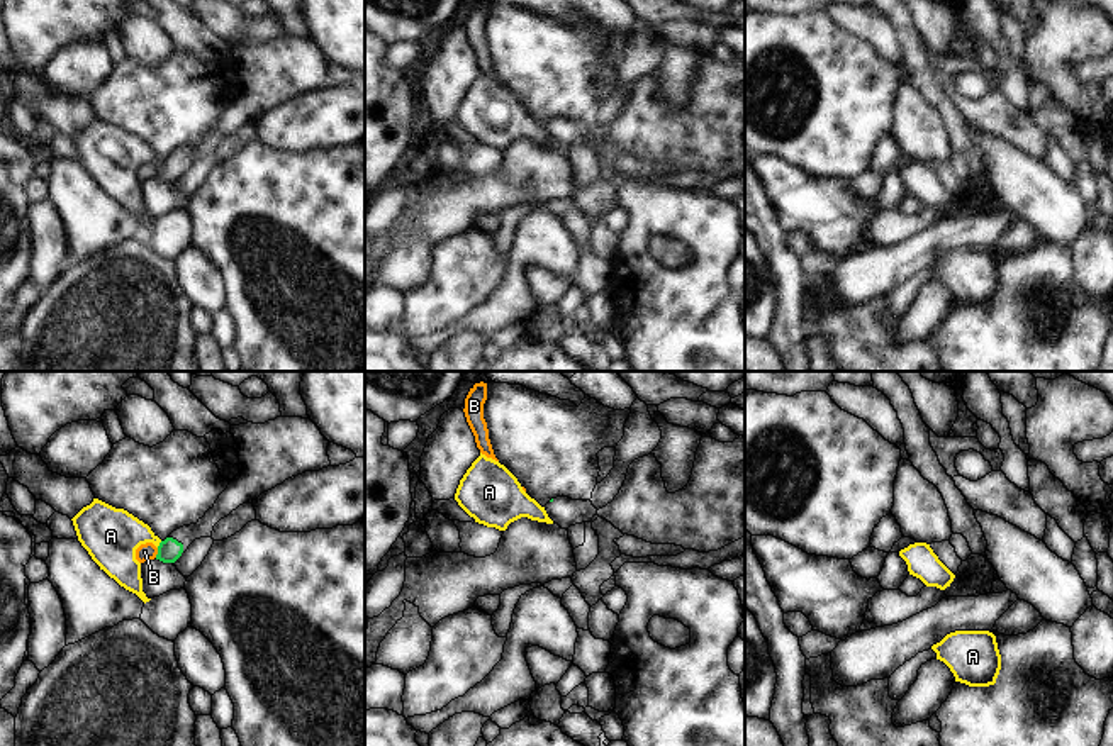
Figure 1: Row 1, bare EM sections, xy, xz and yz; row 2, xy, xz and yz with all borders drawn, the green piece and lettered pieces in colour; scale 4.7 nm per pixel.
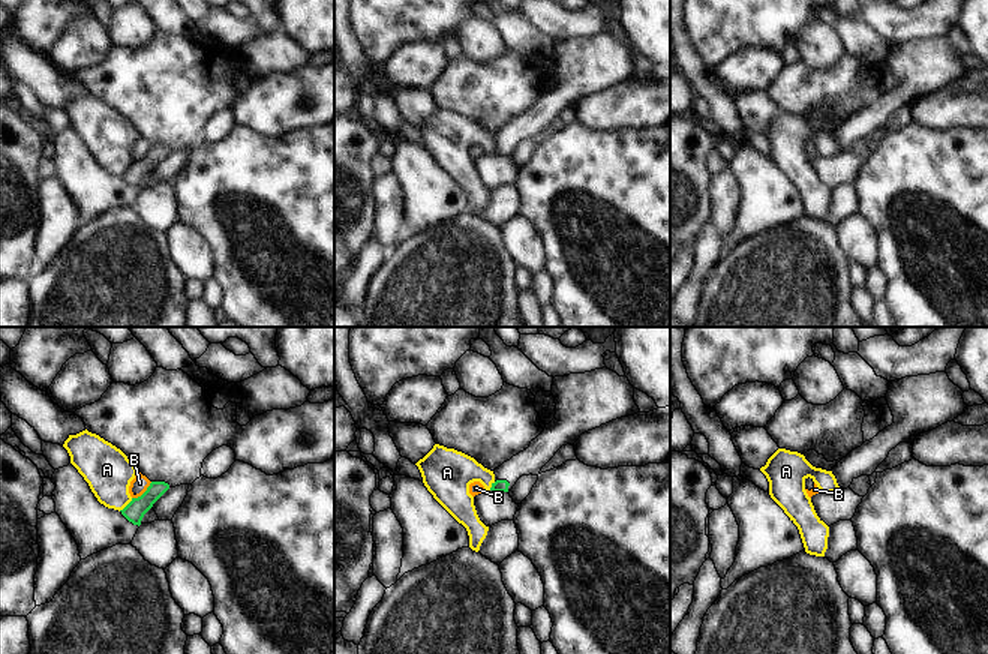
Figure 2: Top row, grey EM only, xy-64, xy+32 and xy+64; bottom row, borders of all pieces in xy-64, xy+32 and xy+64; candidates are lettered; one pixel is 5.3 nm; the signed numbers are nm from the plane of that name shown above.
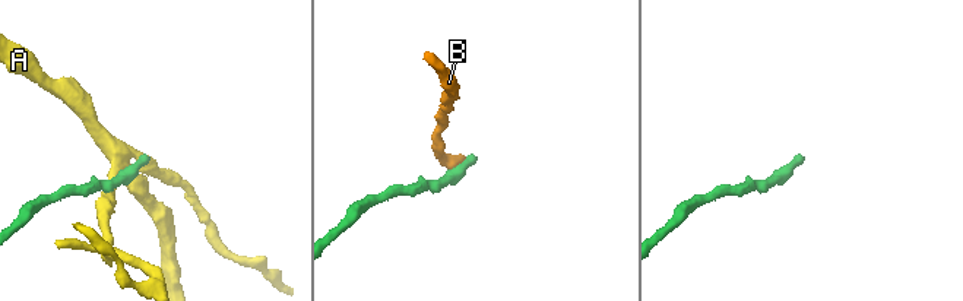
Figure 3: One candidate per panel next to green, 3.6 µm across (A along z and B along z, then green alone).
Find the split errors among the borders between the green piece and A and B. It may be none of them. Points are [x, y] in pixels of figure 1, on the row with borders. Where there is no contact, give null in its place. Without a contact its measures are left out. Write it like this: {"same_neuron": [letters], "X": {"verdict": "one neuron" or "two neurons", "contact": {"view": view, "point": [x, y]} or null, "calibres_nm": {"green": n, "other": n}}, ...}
{"same_neuron": [], "A": {"verdict": "two neurons", "contact": {"view": "xy", "point": [160, 545]}, "calibres_nm": {"green": 110, "other": 260}}, "B": {"verdict": "two neurons", "contact": {"view": "xy", "point": [158, 553]}, "calibres_nm": {"green": 110, "other": 80}}}

